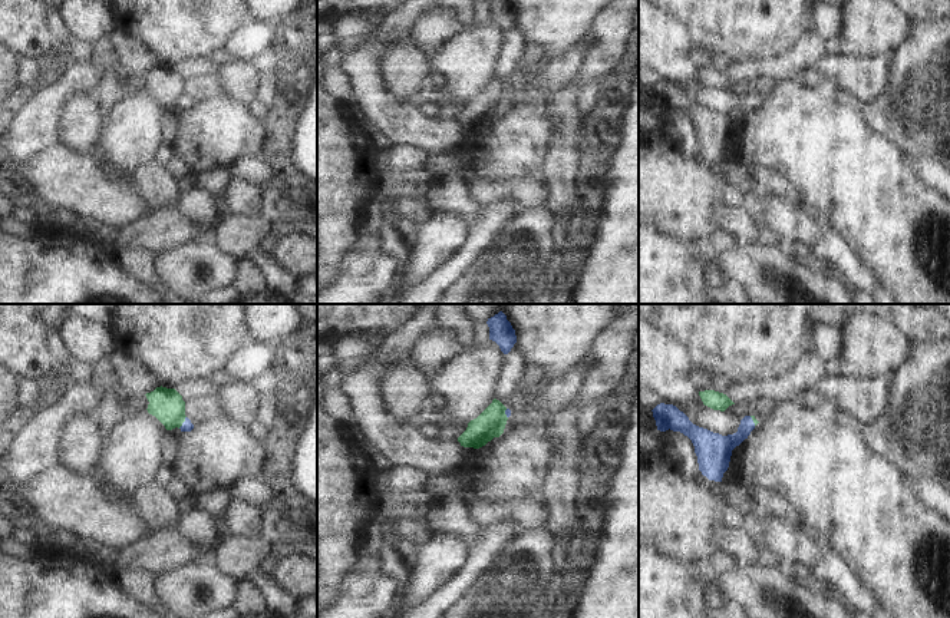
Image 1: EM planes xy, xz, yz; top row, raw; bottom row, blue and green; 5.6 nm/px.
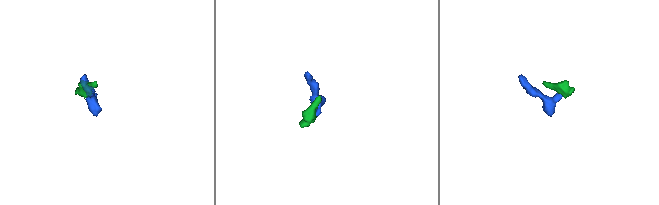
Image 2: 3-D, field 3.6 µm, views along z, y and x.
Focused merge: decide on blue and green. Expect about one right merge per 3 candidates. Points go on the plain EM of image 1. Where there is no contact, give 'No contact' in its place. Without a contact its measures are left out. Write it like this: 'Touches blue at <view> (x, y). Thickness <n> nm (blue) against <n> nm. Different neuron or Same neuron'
Touches blue at xy (184, 101). Thickness 60 nm (blue) against 190 nm. Different neuron.

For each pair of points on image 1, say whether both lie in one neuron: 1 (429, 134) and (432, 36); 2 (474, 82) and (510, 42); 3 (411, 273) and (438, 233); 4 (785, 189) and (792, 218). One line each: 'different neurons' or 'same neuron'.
1: different neurons
2: different neurons
3: same neuron
4: different neurons

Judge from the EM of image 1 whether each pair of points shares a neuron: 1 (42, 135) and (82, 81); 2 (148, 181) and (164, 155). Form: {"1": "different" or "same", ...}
{"1": "same", "2": "different"}

